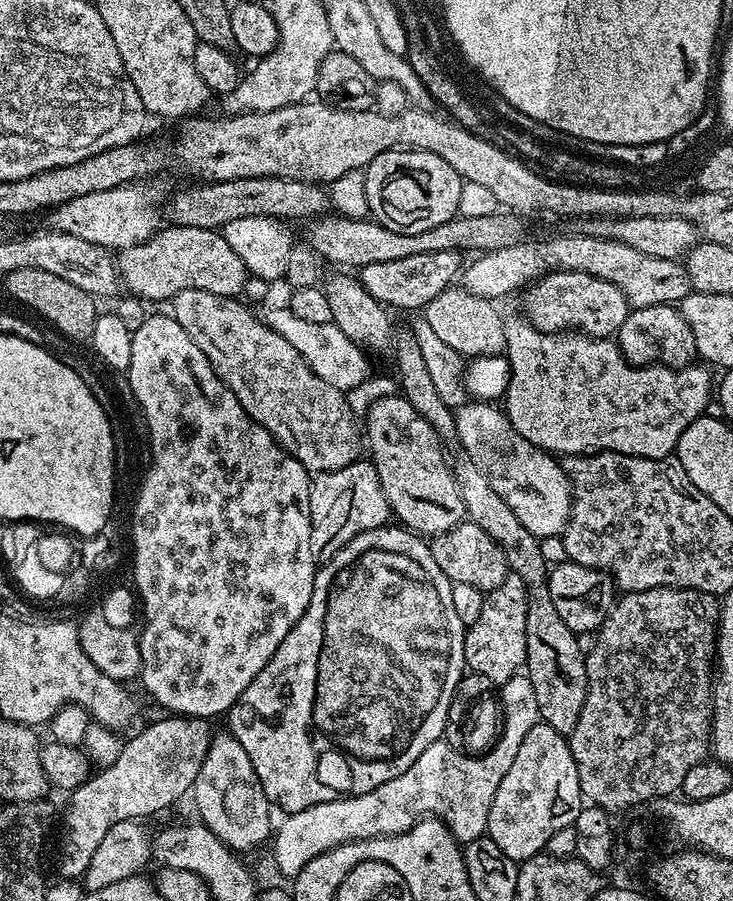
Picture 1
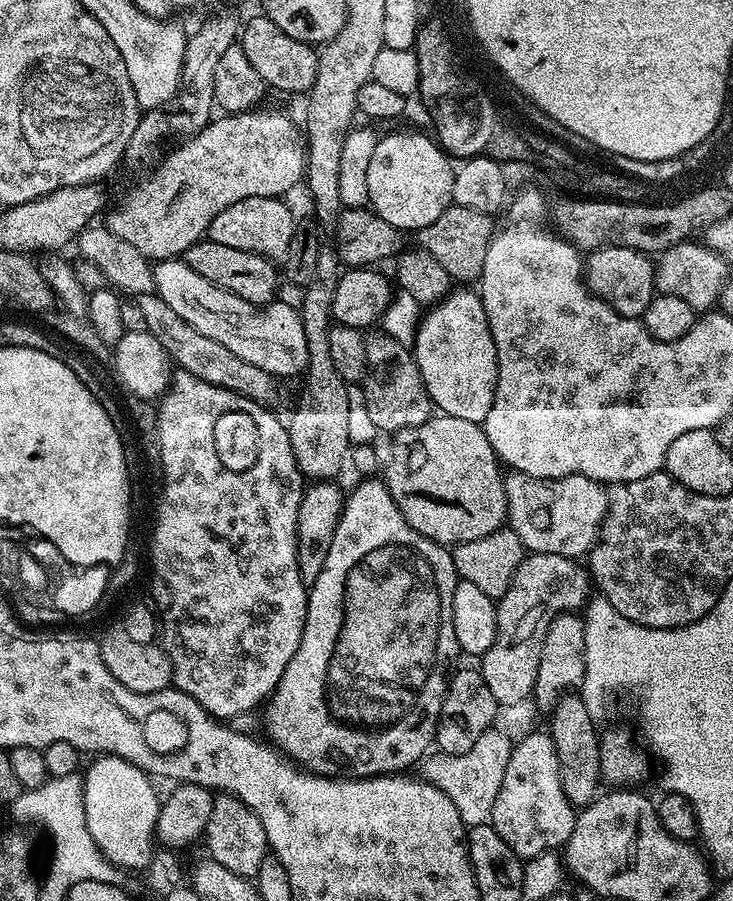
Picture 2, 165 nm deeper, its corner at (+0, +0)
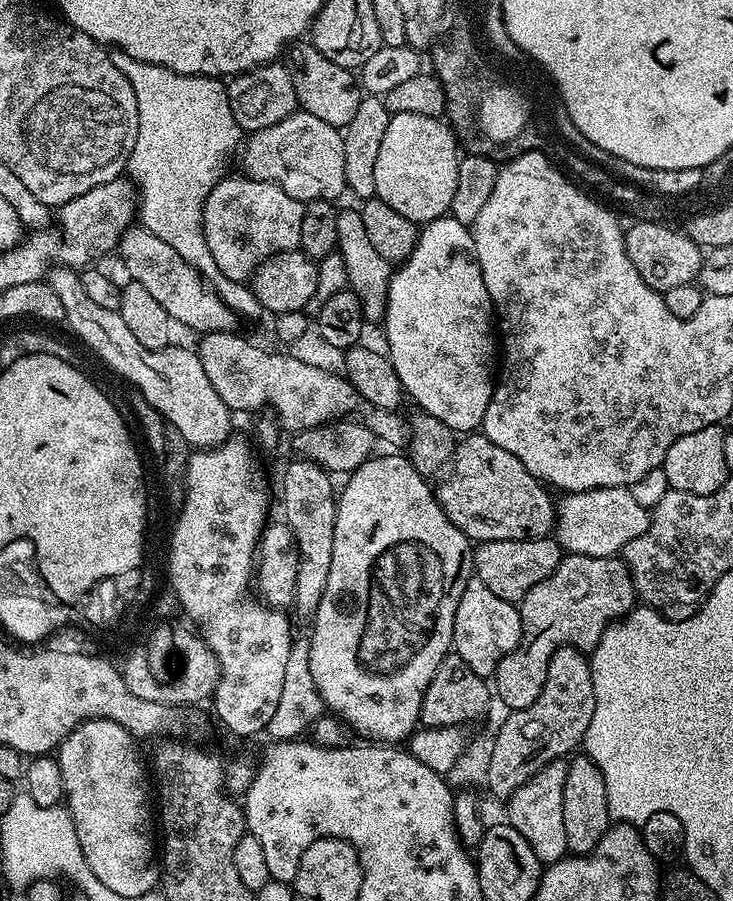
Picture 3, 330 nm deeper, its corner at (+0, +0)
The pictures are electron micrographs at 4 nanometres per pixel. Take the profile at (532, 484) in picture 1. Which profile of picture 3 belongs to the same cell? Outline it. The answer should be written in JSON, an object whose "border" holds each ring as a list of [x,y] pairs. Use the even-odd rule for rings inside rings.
{"border":[[[595,488],[585,492],[569,492],[556,504],[554,539],[565,553],[574,556],[616,556],[648,529],[649,509],[640,505],[633,489]]]}

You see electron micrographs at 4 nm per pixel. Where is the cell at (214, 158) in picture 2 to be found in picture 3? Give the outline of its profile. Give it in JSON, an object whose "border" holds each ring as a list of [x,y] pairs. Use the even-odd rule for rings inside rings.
{"border":[[[291,112],[282,122],[251,133],[243,141],[239,156],[244,167],[241,169],[252,179],[274,182],[295,200],[336,202],[340,195],[345,195],[346,150],[341,129],[322,122],[322,118],[314,118],[309,112]]]}

